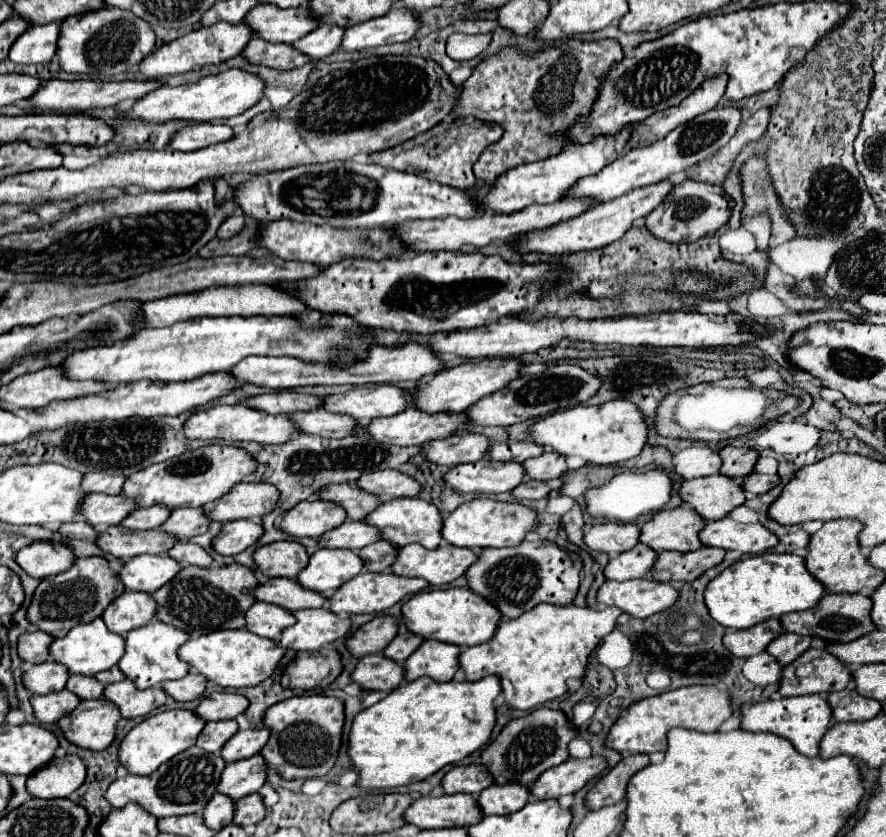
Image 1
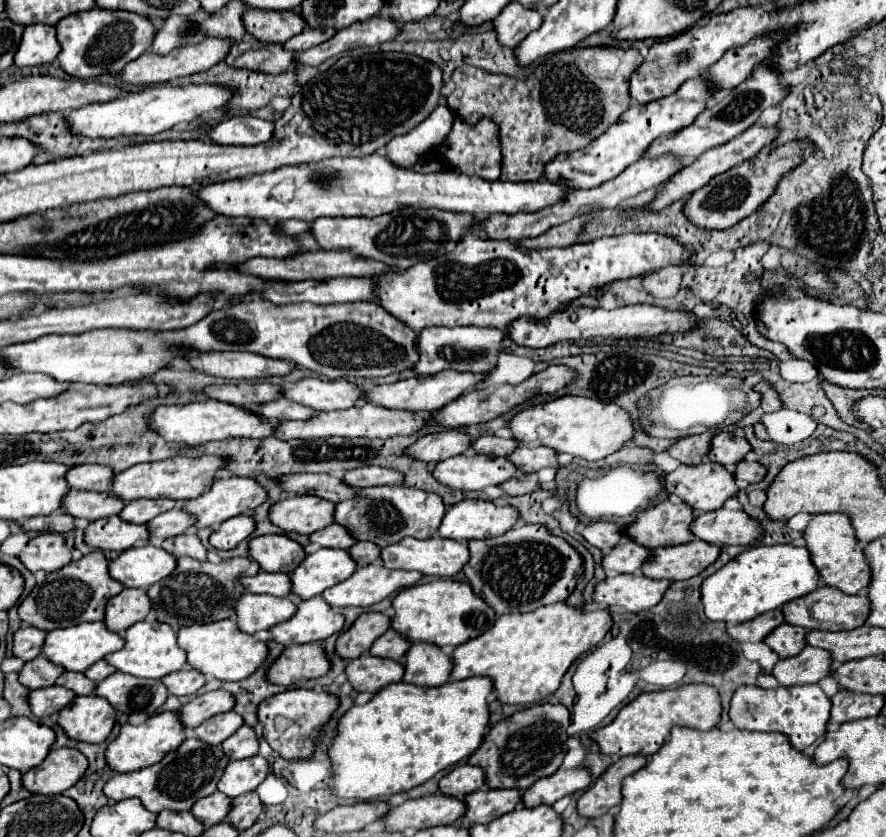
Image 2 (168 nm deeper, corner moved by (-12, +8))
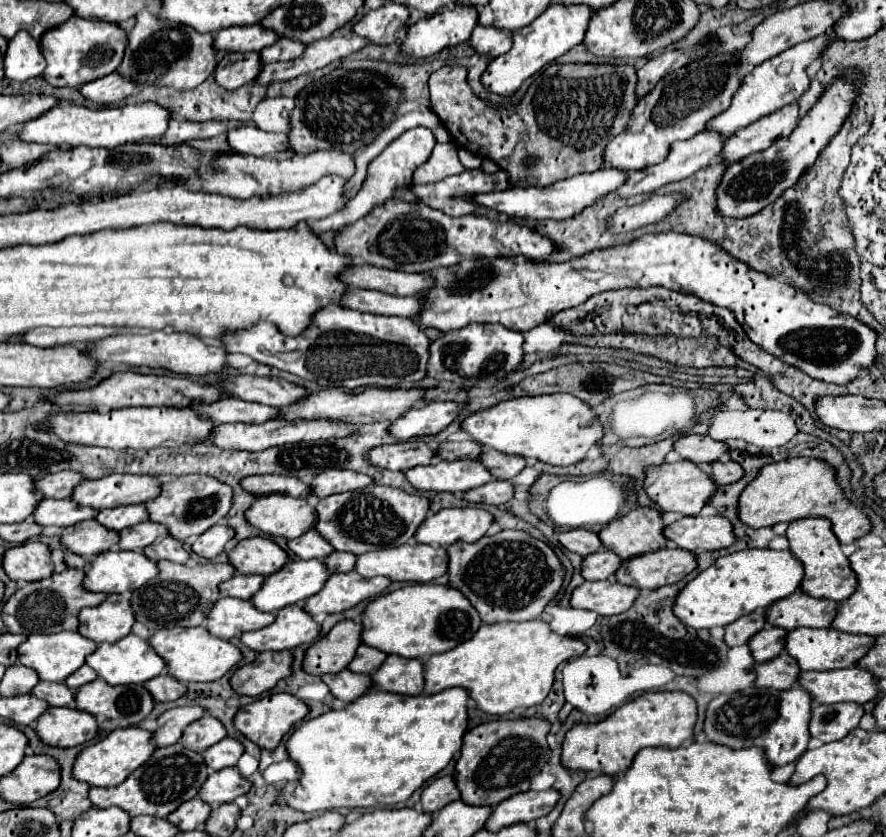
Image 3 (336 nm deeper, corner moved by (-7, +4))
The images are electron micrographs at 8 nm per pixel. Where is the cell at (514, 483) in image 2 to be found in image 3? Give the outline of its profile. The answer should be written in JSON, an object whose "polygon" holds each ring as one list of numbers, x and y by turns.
{"polygon":[[490,481,484,487,474,487,464,493,464,501,470,503,488,503,488,505,504,505,512,499,514,487,510,481]]}

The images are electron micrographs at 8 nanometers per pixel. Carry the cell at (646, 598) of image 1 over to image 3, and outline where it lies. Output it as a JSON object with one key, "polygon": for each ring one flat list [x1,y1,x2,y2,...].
{"polygon":[[584,581,572,591,570,605,576,609,590,609,598,615,616,615,632,607,634,599,640,595,634,587,606,581]]}

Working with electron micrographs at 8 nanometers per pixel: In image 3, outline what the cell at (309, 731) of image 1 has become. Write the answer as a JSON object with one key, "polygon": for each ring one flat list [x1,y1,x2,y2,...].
{"polygon":[[272,693,258,699,256,703,248,703,246,707,242,707,242,711,238,711,238,715,234,717,234,727,252,743,256,743,260,749,274,749,282,741,282,737,290,731,290,727,300,719,304,719,306,713,308,705,298,697,290,693]]}

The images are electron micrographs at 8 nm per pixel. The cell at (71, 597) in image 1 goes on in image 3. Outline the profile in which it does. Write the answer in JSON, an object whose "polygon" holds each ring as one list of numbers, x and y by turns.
{"polygon":[[66,569,62,573,54,573,48,579,28,583,26,587,18,589,2,609,2,621,8,633,32,635,32,633,56,633,56,631,76,631,78,629,78,613,84,607,100,605,106,595,90,593,82,587,84,571]]}

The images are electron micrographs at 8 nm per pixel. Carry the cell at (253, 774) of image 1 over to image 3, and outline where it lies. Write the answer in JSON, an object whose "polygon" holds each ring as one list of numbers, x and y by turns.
{"polygon":[[226,767,220,771,214,771,206,783,202,785,202,791,198,793,198,799,204,803,218,807,222,803,230,803,236,797,244,795,250,789,250,781,246,781,234,767]]}

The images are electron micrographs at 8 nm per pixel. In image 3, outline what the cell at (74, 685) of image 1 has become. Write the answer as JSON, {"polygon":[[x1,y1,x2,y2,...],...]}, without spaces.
{"polygon":[[40,681,34,687,32,695,36,695,38,699,44,699,48,705,54,705,54,707,70,707,74,703,74,693,64,683]]}

